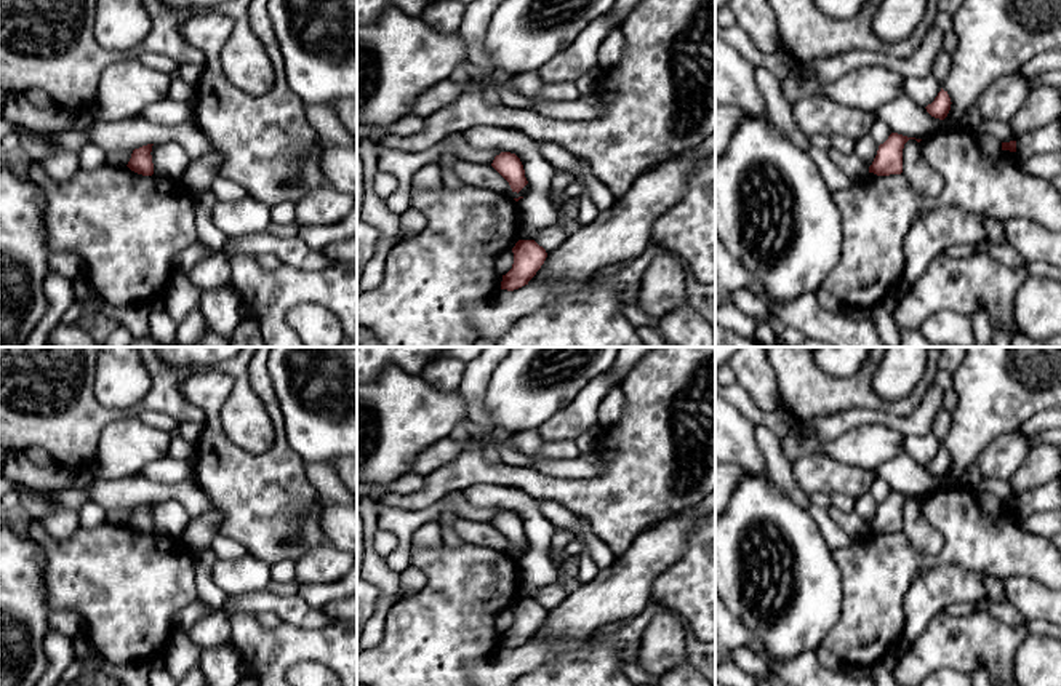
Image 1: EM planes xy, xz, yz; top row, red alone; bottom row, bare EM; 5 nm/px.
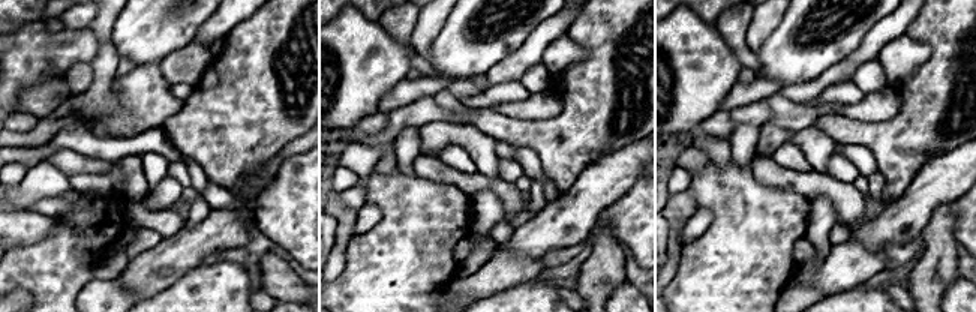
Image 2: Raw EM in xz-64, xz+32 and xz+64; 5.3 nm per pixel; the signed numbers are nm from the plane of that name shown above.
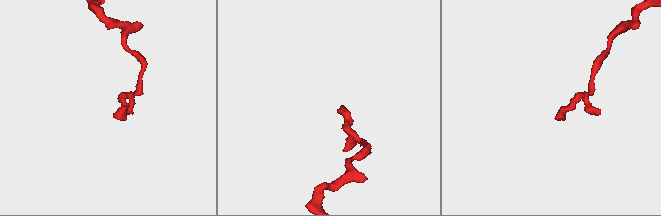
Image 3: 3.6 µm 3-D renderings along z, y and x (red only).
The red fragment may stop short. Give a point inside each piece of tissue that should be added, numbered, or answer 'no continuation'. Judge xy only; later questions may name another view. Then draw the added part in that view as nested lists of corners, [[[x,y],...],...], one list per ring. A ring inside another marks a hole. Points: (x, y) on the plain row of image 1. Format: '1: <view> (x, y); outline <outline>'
no continuation

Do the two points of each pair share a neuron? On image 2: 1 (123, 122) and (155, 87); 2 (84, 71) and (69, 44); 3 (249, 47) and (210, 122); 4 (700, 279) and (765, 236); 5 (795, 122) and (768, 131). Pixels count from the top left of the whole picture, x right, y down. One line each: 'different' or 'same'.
1: same
2: different
3: same
4: same
5: different

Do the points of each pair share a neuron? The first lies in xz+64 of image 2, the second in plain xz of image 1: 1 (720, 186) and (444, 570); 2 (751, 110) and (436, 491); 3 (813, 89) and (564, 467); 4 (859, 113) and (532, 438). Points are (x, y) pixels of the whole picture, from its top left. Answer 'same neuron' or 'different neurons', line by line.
1: same neuron
2: same neuron
3: different neurons
4: same neuron

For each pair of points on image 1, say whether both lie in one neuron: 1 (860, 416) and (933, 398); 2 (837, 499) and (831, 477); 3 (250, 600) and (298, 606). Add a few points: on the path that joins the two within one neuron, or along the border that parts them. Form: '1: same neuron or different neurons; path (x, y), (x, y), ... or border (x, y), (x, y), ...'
1: same neuron; path (879, 416), (890, 421), (912, 421), (916, 418)
2: different neurons; border (831, 494), (842, 493), (853, 499)
3: same neuron; path (261, 602), (287, 606)

